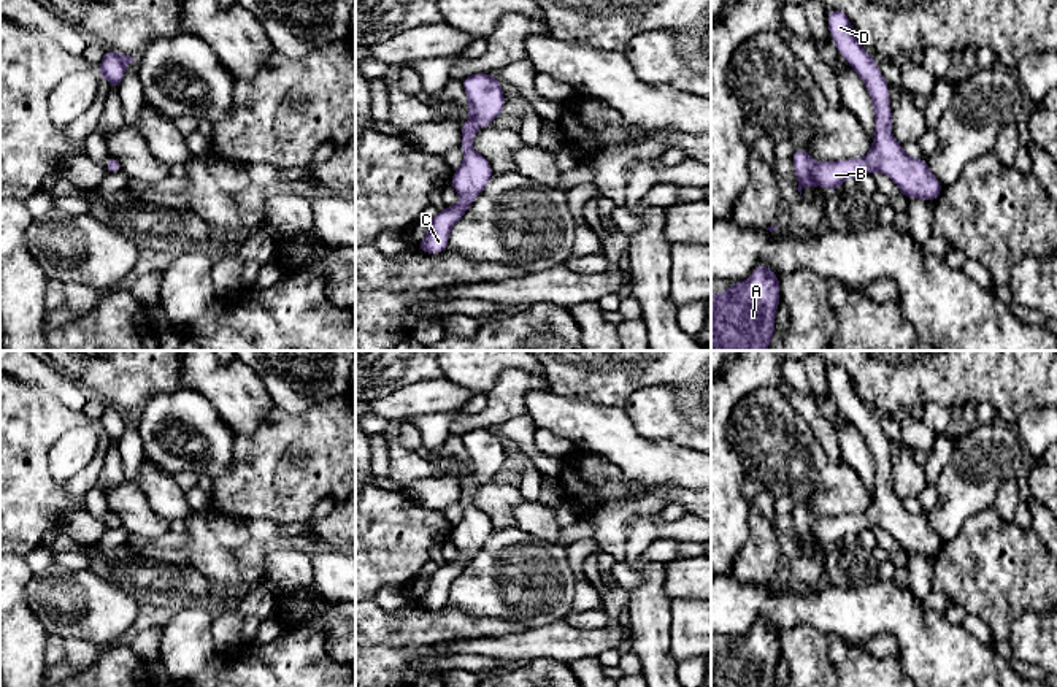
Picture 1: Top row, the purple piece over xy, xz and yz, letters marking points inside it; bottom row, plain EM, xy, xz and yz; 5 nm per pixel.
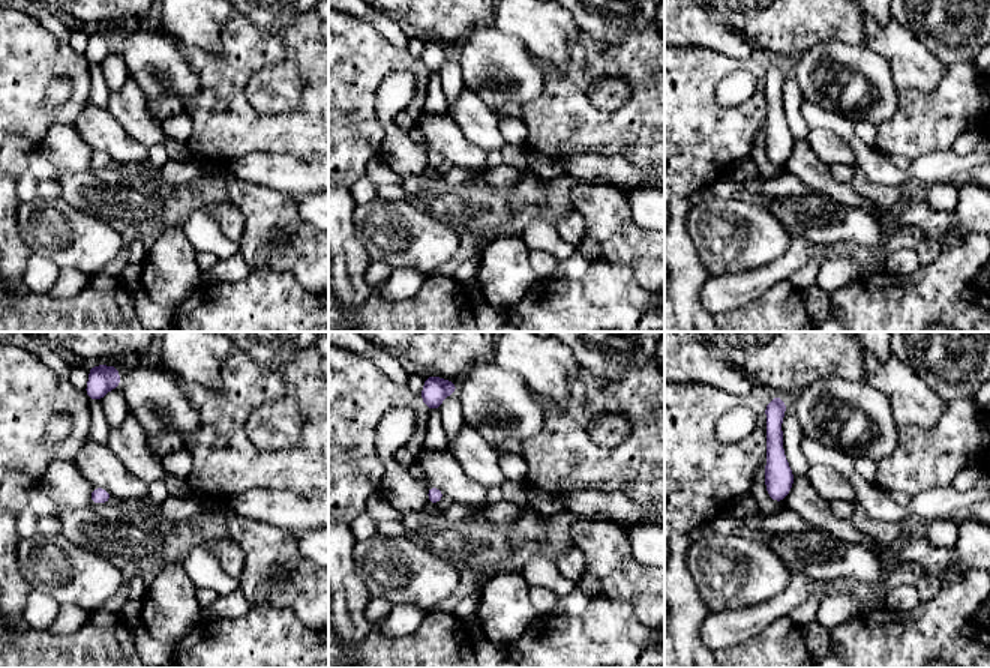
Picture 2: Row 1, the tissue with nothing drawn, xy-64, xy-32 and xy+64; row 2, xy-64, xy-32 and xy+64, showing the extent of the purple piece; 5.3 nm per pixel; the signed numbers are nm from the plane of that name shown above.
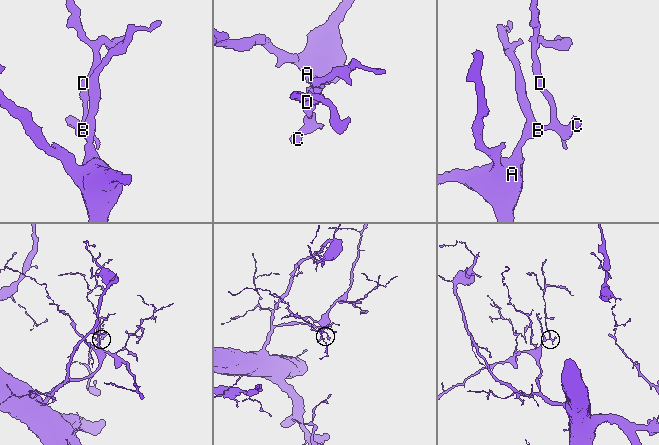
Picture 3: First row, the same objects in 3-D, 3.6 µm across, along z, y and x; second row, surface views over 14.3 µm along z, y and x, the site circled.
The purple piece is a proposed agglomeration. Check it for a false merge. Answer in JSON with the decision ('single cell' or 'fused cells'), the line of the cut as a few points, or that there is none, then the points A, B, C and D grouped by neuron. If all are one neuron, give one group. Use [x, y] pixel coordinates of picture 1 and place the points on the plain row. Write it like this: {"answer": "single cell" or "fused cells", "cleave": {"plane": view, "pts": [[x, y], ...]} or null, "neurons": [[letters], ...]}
{"answer": "single cell", "cleave": null, "neurons": [["A", "B", "C", "D"]]}

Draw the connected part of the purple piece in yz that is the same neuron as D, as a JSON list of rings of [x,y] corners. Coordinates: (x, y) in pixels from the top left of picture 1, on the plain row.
[[[841,365],[827,368],[828,387],[840,409],[849,417],[857,432],[865,438],[874,462],[874,493],[871,505],[863,514],[841,514],[836,517],[814,517],[806,505],[792,509],[797,546],[801,543],[824,541],[827,546],[840,546],[848,533],[859,535],[863,530],[881,527],[889,532],[898,546],[908,554],[935,557],[943,541],[932,528],[924,514],[911,514],[903,501],[894,493],[890,479],[892,466],[889,459],[889,439],[879,428],[871,409],[859,398],[849,373]]]

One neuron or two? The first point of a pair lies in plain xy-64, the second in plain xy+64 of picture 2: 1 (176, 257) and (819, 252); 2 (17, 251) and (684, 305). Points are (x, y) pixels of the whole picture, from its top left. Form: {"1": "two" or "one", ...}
{"1": "two", "2": "one"}

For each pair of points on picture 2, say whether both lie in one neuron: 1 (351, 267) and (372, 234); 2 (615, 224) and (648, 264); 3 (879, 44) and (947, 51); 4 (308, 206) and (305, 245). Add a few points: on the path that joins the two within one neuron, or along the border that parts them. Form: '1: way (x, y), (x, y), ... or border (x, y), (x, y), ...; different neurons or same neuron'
1: border (354, 212), (354, 233), (371, 257); different neurons
2: way (618, 234), (638, 254); same neuron
3: border (903, 26), (945, 65); different neurons
4: border (296, 198), (299, 216), (312, 227); different neurons

